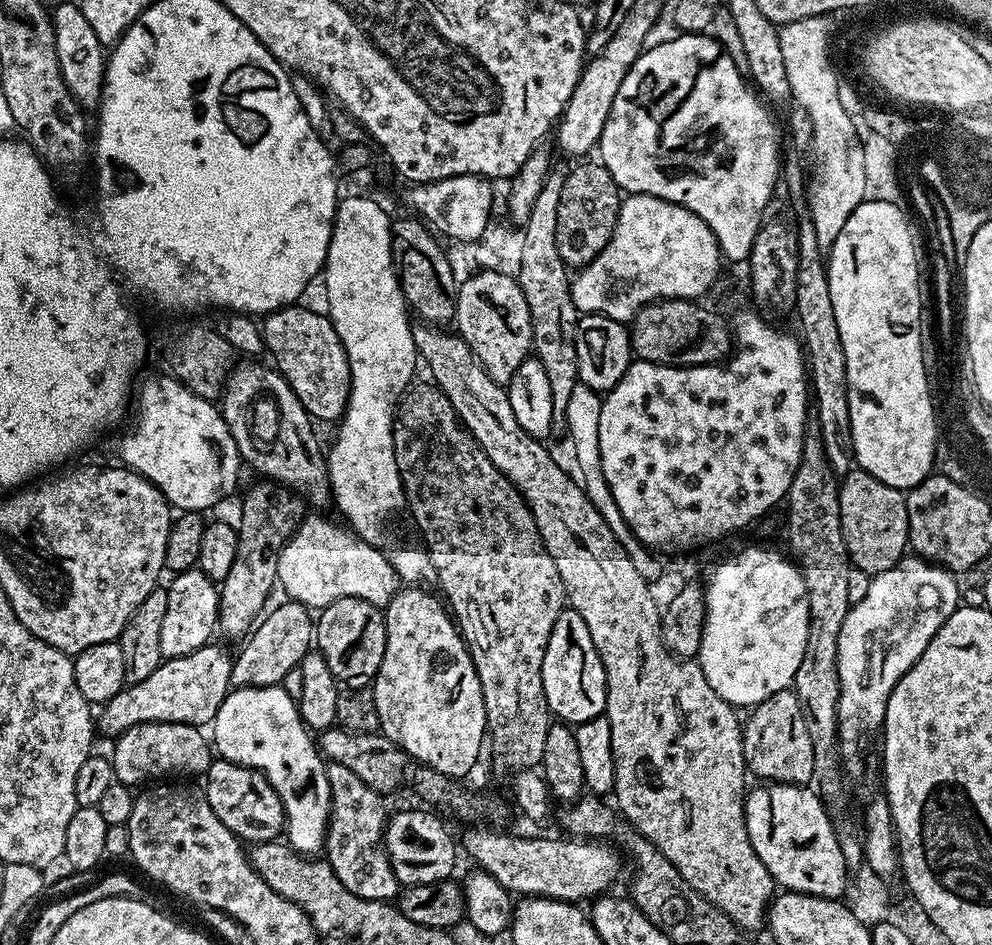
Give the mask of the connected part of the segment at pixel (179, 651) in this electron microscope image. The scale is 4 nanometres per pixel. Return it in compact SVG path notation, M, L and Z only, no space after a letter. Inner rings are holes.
M199 567L177 572L167 585L168 601L166 615L162 621L162 654L164 660L182 658L194 654L213 639L220 619L220 589L217 581L211 580Z

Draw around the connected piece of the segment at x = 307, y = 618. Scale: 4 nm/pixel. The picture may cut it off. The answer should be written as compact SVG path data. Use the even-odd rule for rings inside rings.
M283 603L272 613L269 611L239 645L240 653L235 653L232 662L232 688L275 688L283 685L286 674L298 668L304 655L313 647L313 613L303 604Z

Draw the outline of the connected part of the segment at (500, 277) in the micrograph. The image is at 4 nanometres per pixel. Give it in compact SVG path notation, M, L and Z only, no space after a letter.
M479 270L473 273L468 281L461 283L457 290L455 331L470 346L470 350L478 358L478 362L494 378L494 382L508 385L518 374L518 366L529 359L532 347L532 323L530 322L530 306L526 304L526 297L520 289L515 276L507 276L493 270Z

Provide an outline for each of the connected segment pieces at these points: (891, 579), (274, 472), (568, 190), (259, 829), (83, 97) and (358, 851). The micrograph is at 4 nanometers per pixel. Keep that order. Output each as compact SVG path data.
M905 554L890 570L882 570L872 576L870 590L866 590L866 598L853 604L846 614L846 622L842 622L842 631L838 633L838 682L840 683L840 700L836 703L838 714L838 730L840 731L840 754L847 761L849 773L855 774L860 764L852 760L864 748L864 735L867 732L879 733L884 726L886 702L898 686L898 682L922 658L922 650L930 646L934 634L954 614L961 603L961 585L957 577L947 568L923 560L915 554Z
M252 362L237 363L222 385L222 401L224 400L222 415L234 438L236 449L240 451L241 461L251 467L253 473L291 488L309 505L329 503L328 461L325 449L323 447L320 449L320 440L312 429L314 427L312 417L308 415L302 402L298 402L294 390L288 385L287 378L281 376L275 367L267 363L266 365L248 363Z
M588 162L577 163L580 165L568 172L565 186L562 187L562 196L558 203L558 254L564 259L566 265L576 270L583 268L585 264L589 264L604 249L606 242L610 242L610 238L614 234L614 226L618 222L618 214L622 203L622 189L614 182L610 170L606 170L606 166L599 162L584 163Z
M216 758L208 767L204 782L202 791L207 796L214 814L218 814L222 823L241 841L249 845L261 844L277 839L285 831L284 807L280 796L261 772Z
M73 1L72 3L64 2L56 8L53 7L50 15L52 18L52 31L55 34L55 52L58 54L60 73L66 82L67 89L70 90L71 96L83 109L97 109L103 96L104 71L107 68L105 47L94 33L94 30L91 29L90 22L86 20L77 3Z
M329 763L326 778L330 782L332 808L328 811L328 833L324 835L322 852L338 882L342 882L350 894L358 894L358 898L395 901L402 885L384 848L384 826L390 815L389 809L384 809L385 797L341 764Z

